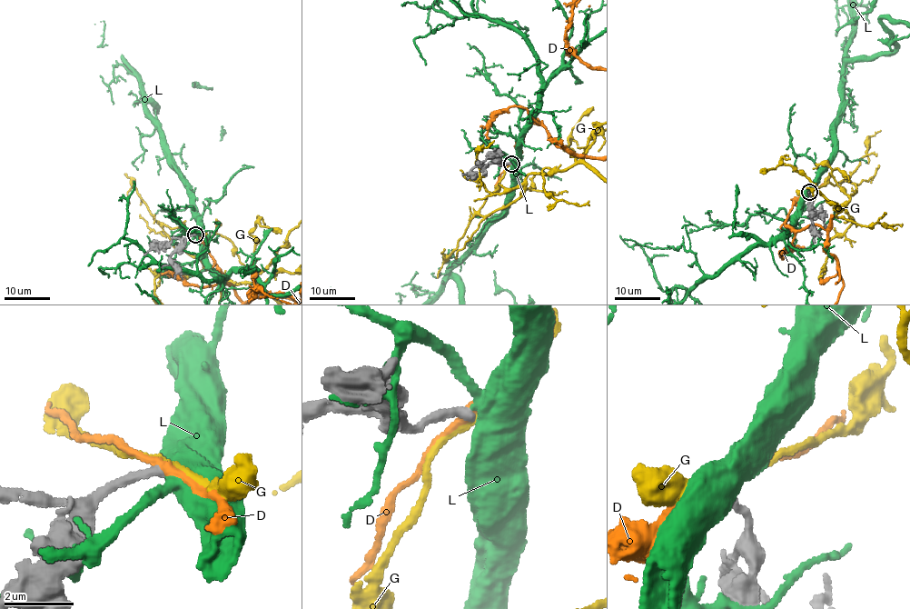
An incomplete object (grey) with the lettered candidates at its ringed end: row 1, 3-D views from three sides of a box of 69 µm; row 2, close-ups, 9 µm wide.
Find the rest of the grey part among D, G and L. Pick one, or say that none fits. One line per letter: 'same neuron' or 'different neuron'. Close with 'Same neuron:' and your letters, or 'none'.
D: different neuron
G: different neuron
L: different neuron
Same neuron: none

